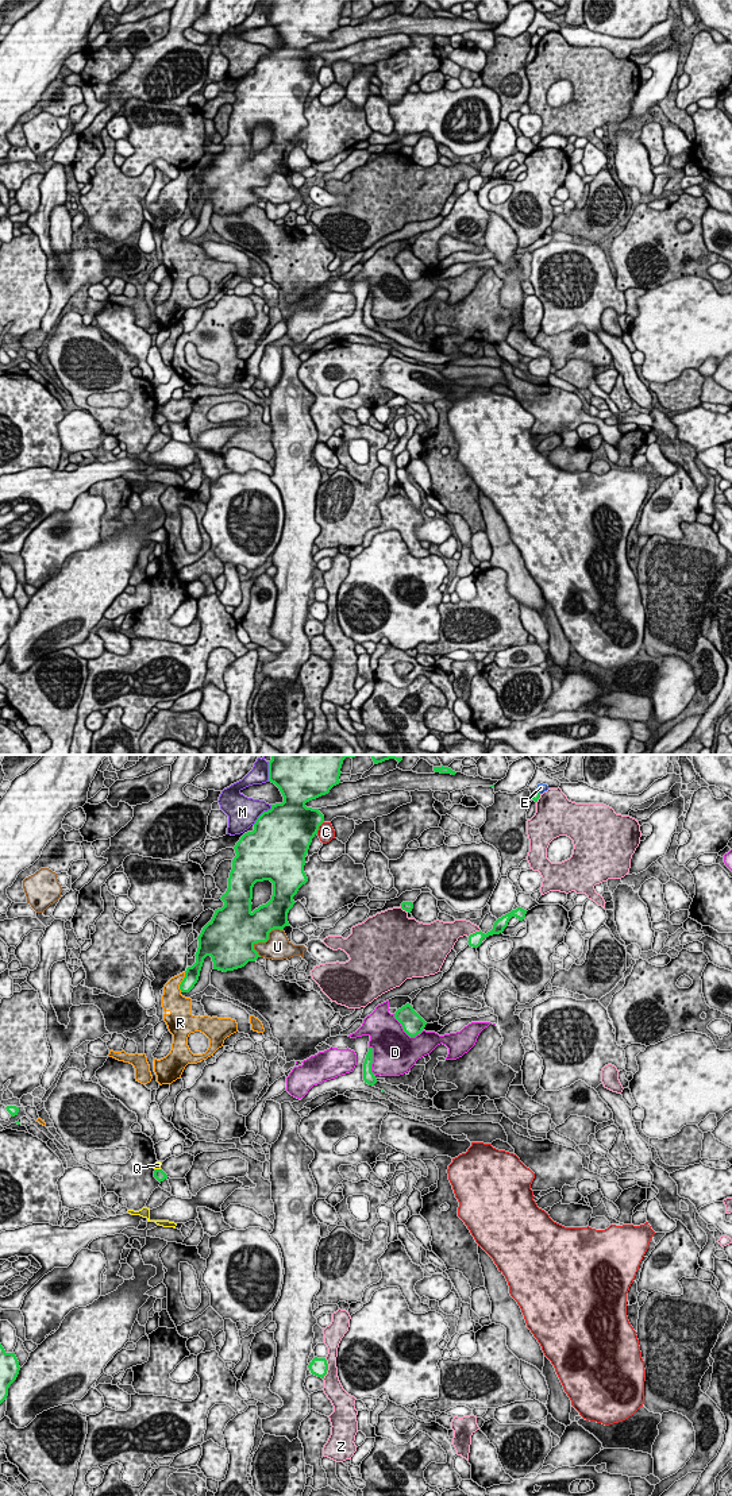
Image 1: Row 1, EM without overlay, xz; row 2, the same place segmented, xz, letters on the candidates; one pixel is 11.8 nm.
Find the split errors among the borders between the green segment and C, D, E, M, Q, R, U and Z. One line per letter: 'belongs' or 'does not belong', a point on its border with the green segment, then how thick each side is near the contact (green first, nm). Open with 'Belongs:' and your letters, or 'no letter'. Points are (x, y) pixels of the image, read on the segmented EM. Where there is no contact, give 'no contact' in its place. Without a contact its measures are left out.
Belongs: no letter
C: does not belong; contact xz (318, 828); calibres 480 and 200 nm
D: does not belong; contact xz (405, 1032); calibres 260 and 480 nm
E: does not belong; contact xz (538, 791); calibres 120 and 100 nm
M: does not belong; contact xz (262, 813); calibres 500 and 360 nm
Q: does not belong; contact xz (158, 1169); calibres 140 and 70 nm
R: does not belong; contact xz (181, 982); calibres 170 and 260 nm
U: does not belong; contact xz (265, 941); calibres 380 and 300 nm
Z: does not belong; contact xz (327, 1369); calibres 220 and 220 nm

